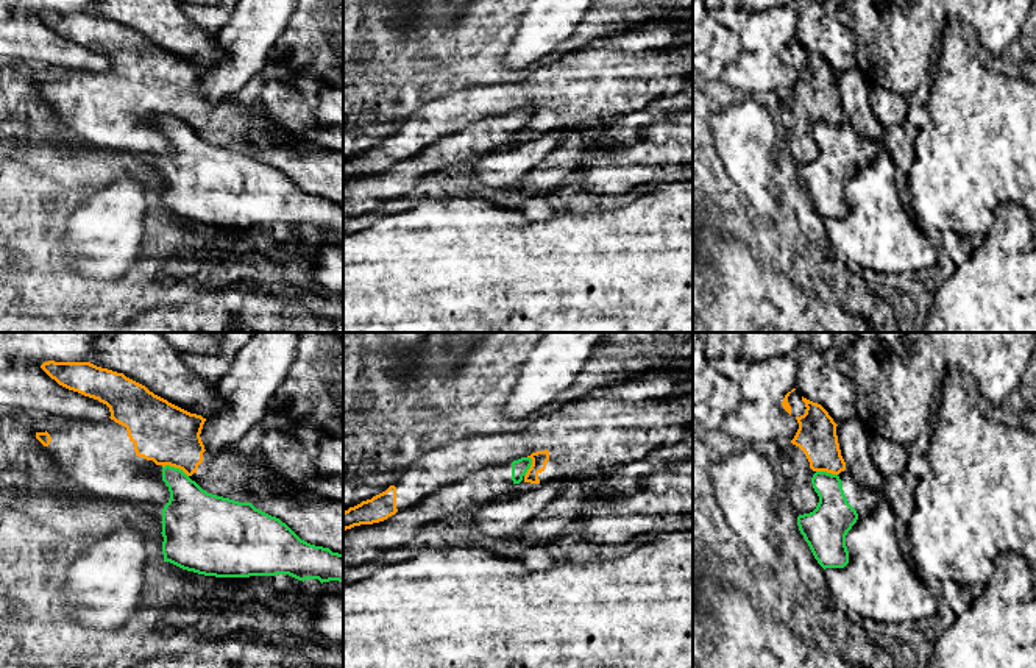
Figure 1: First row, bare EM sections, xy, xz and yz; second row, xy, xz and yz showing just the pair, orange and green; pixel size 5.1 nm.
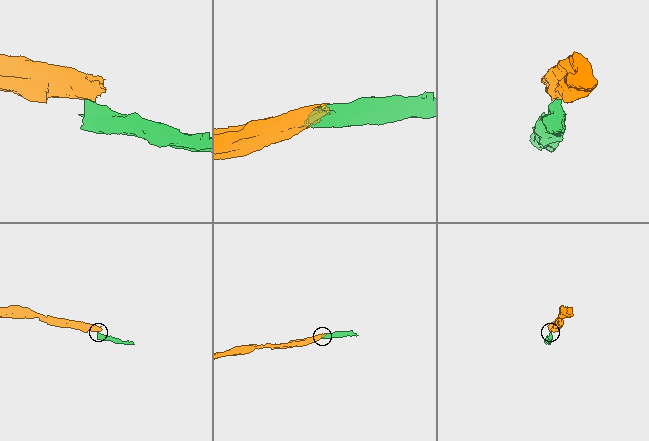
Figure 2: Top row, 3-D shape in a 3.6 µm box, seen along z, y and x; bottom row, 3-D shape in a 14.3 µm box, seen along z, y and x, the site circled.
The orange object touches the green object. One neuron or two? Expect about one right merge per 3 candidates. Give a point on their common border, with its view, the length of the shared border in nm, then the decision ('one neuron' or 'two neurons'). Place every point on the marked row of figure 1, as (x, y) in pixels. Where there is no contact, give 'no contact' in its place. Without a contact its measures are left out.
meets orange in xy at (175, 467); contact 150 nm long; two neurons

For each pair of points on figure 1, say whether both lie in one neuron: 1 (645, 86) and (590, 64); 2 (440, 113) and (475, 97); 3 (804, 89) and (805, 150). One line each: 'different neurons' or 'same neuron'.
1: same neuron
2: same neuron
3: same neuron

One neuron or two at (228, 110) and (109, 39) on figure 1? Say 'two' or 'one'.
one

